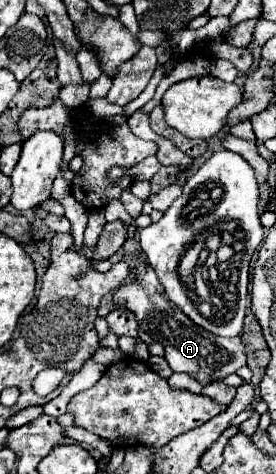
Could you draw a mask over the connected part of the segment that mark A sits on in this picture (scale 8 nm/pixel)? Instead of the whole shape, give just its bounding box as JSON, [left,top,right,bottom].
[113,270,245,386]

